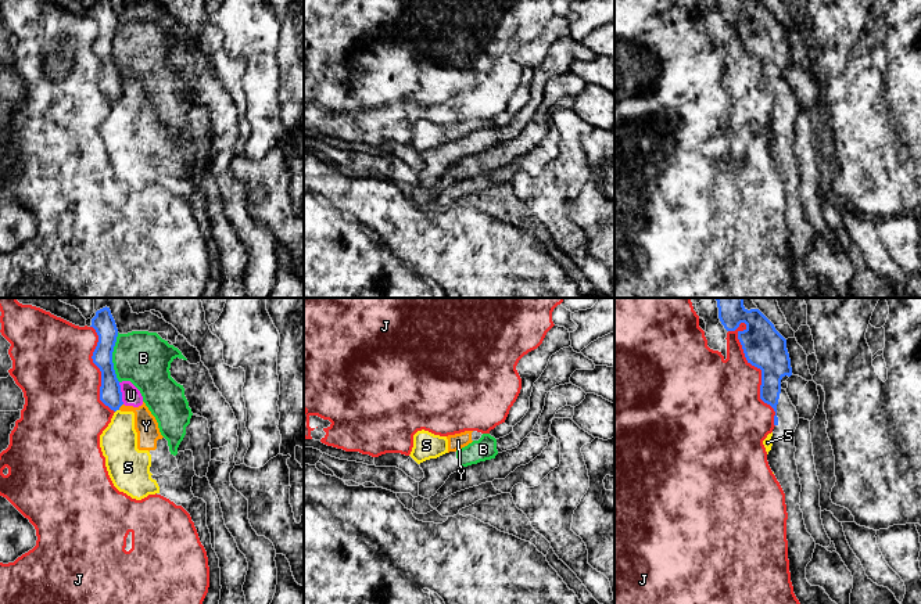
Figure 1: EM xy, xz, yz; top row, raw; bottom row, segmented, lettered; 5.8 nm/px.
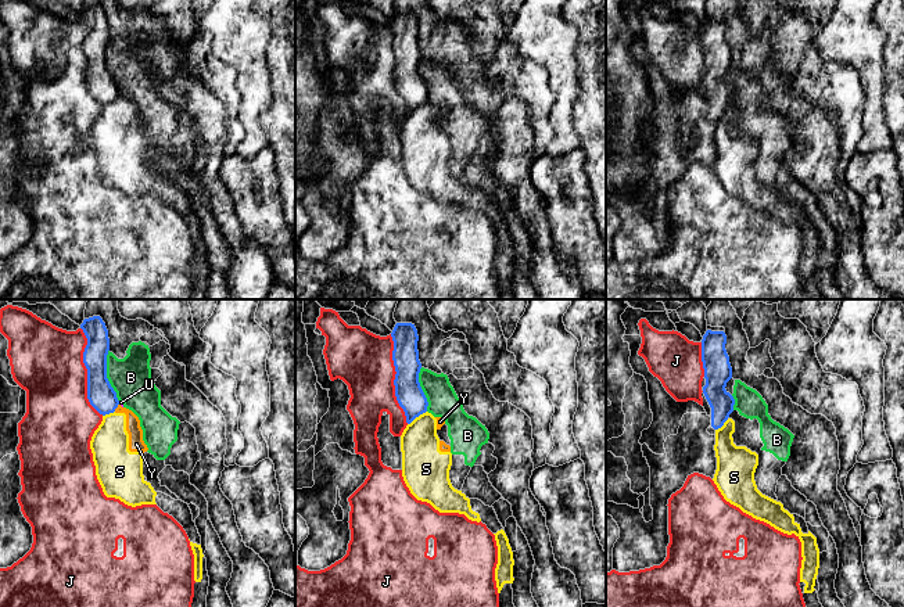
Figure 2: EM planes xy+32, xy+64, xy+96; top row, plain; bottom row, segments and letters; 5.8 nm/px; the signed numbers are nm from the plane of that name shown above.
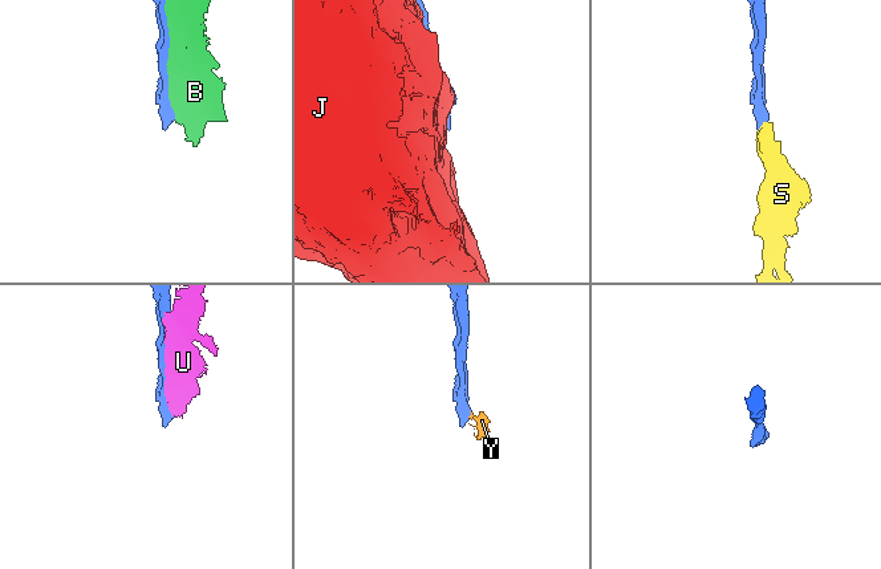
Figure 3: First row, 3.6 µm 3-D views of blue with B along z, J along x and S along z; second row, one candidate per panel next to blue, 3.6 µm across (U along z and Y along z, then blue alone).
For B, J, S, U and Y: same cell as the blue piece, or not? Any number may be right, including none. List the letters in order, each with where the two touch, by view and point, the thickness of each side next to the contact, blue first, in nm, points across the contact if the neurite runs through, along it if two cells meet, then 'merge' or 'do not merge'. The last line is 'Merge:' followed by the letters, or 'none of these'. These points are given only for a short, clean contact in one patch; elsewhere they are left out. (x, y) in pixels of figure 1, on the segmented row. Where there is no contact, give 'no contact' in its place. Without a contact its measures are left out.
B: contact xy (111, 358); calibres 130 and 320 nm; do not merge
J: contact yz (762, 373); calibres 240 and 400 nm; do not merge
S: contact xy (117, 409); calibres 130 and 220 nm; border xy (118, 409), (115, 412); do not merge
U: contact xy (121, 394); calibres 130 and 110 nm; do not merge
Y: contact xy (121, 405); calibres 130 and 140 nm; border xy (122, 403), (118, 409); do not merge
Merge: none of these

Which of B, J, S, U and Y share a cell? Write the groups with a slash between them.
B / J / S U Y

